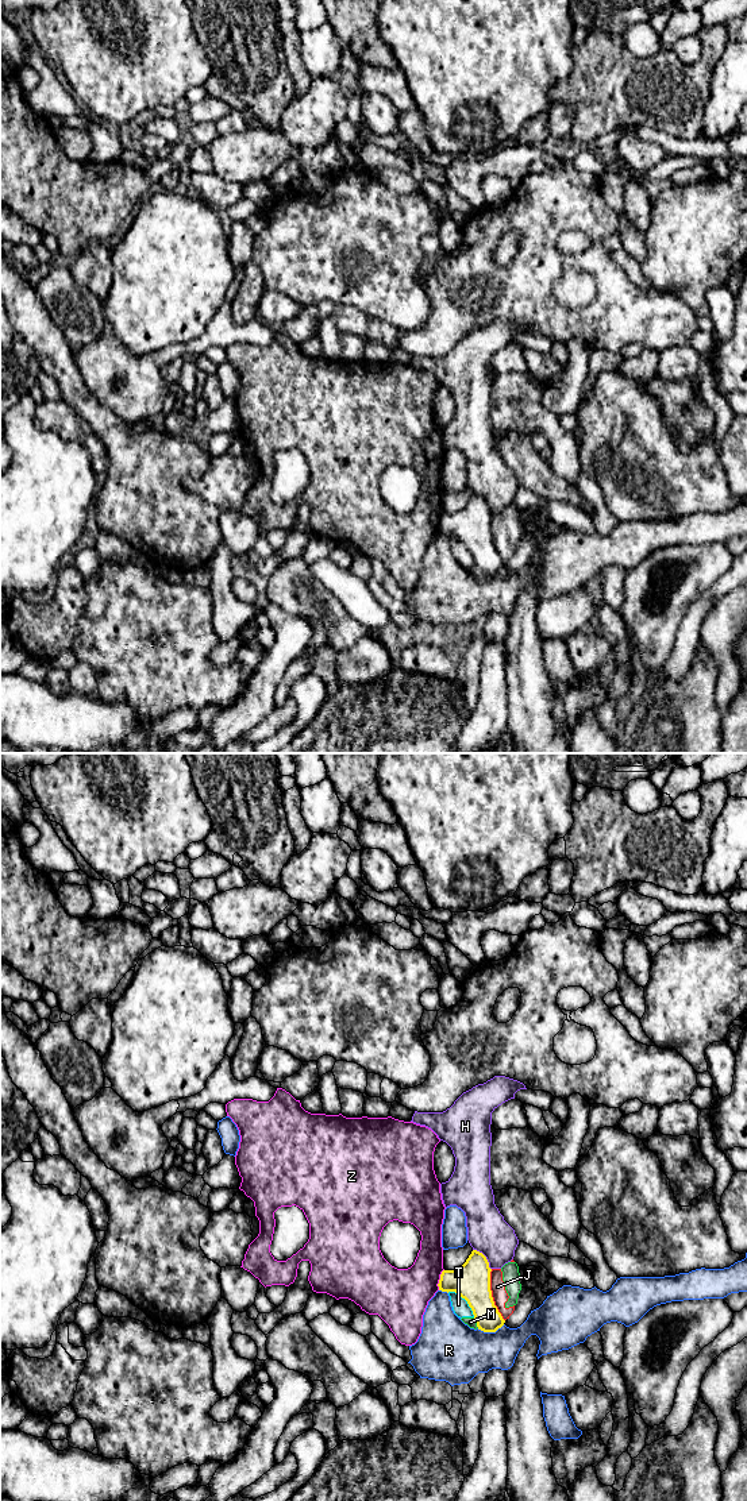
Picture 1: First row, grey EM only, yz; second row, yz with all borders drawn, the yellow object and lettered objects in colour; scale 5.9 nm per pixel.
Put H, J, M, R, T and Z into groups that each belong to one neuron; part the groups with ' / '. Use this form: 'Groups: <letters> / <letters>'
Groups: H / J M T / R / Z

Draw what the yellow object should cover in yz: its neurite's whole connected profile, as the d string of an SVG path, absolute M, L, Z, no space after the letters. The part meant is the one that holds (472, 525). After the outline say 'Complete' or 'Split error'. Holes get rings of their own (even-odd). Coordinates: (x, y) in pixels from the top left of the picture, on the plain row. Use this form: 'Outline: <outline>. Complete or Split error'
Outline: M473 494L462 510L443 514L438 528L439 535L455 536L467 545L484 576L496 576L505 567L492 541L490 516L486 501Z. Complete

